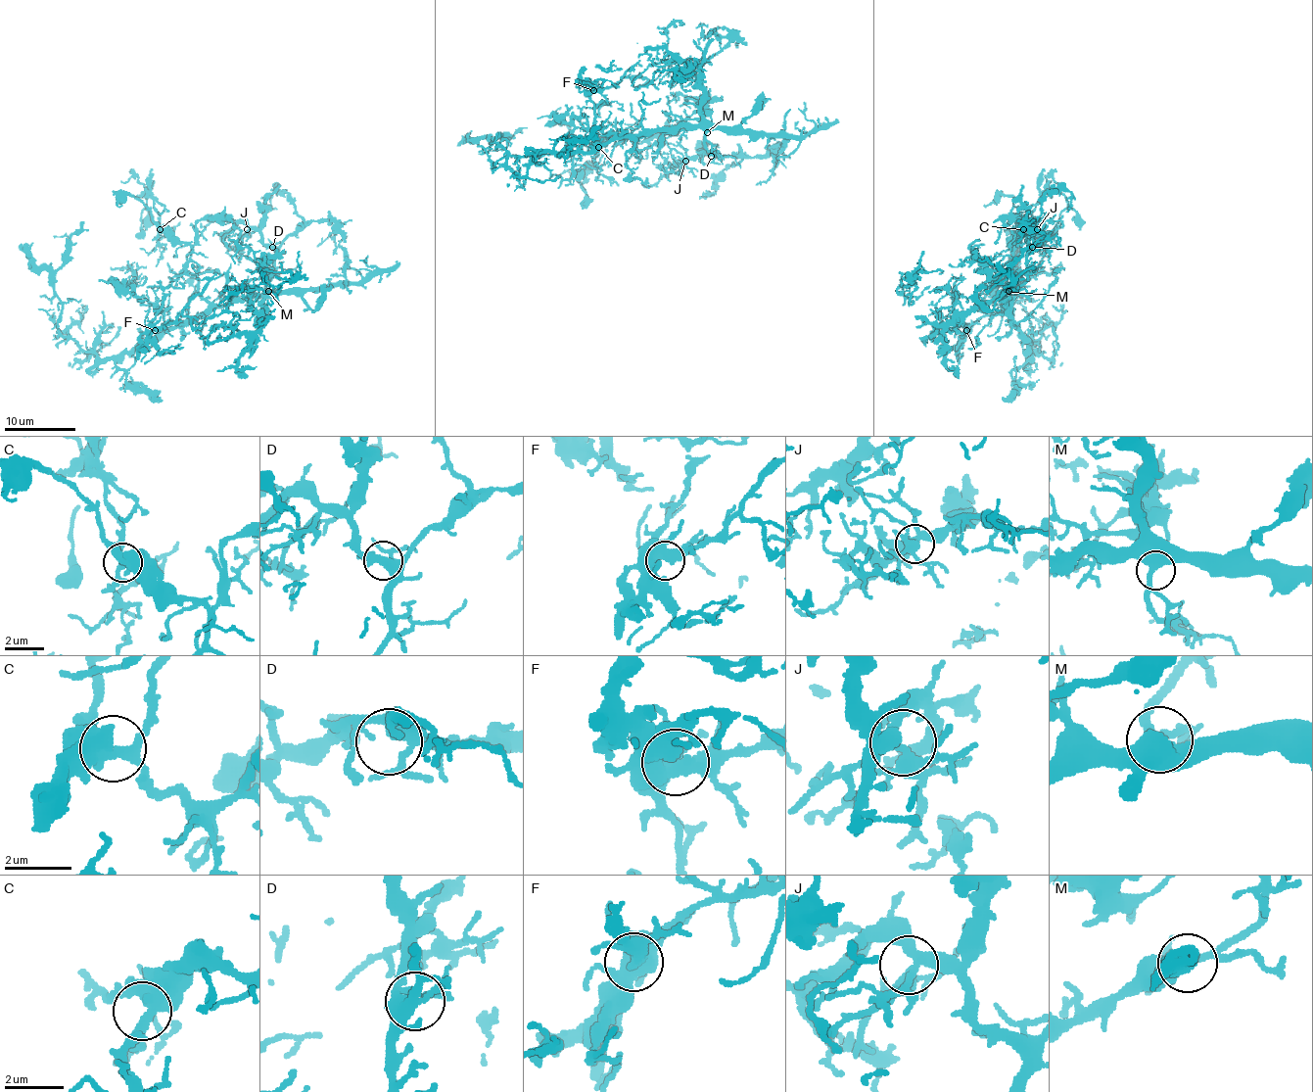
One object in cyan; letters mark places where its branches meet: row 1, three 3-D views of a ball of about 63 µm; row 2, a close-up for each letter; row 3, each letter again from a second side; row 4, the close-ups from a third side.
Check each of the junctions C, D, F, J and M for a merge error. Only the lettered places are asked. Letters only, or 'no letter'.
no letter

